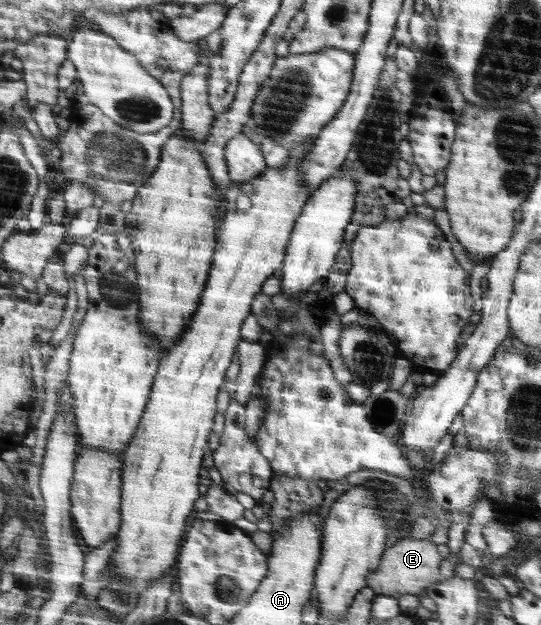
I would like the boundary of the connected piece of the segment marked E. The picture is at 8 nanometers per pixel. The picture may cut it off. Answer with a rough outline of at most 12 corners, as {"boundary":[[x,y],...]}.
{"boundary":[[429,539],[384,552],[368,585],[376,595],[422,595],[444,558]]}

